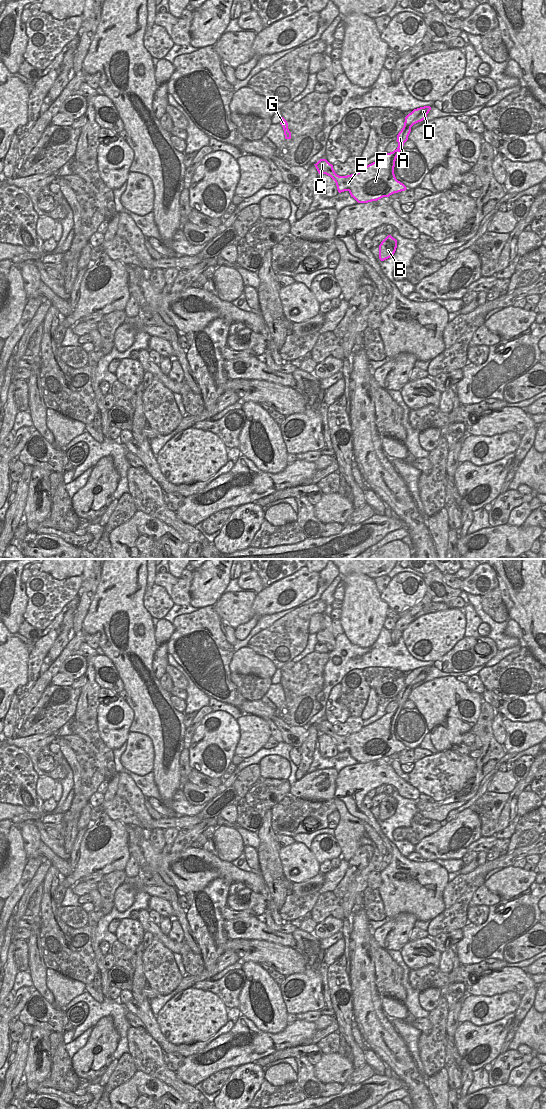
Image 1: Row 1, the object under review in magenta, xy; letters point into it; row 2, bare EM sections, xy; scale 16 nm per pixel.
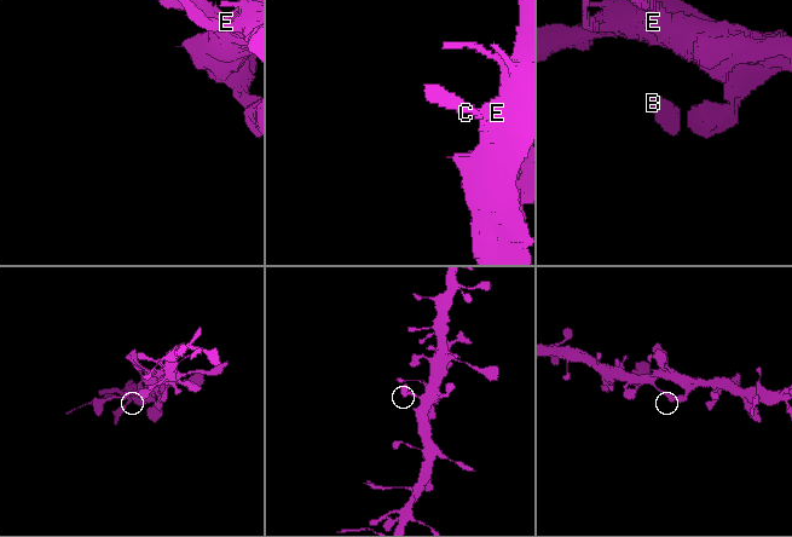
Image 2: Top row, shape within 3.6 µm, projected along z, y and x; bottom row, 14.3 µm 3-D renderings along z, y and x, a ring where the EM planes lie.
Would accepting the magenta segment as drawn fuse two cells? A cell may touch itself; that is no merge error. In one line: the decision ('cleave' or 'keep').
keep

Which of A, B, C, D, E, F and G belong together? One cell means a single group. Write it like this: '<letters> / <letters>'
A B C D E F G

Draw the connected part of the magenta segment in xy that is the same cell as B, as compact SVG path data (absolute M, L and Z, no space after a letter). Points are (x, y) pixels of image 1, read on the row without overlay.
M388 795L379 805L379 819L384 821L394 815L397 808L397 800Z

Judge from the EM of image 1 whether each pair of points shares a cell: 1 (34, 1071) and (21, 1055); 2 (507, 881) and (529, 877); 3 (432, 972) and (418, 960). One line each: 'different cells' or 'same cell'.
1: different cells
2: same cell
3: different cells

